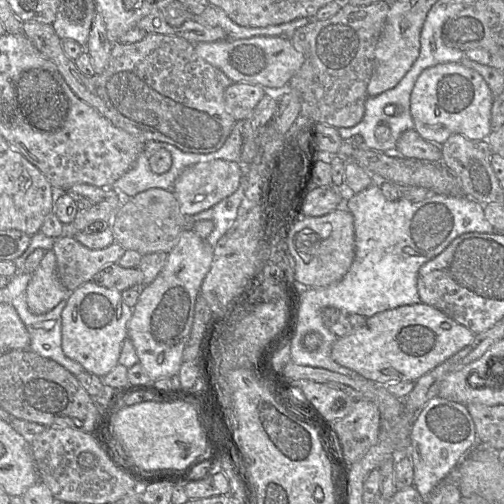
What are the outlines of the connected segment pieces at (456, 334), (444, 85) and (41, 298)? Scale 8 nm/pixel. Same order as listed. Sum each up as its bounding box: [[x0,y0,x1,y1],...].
[[332,302,474,384],[410,63,492,145],[27,249,70,314]]

